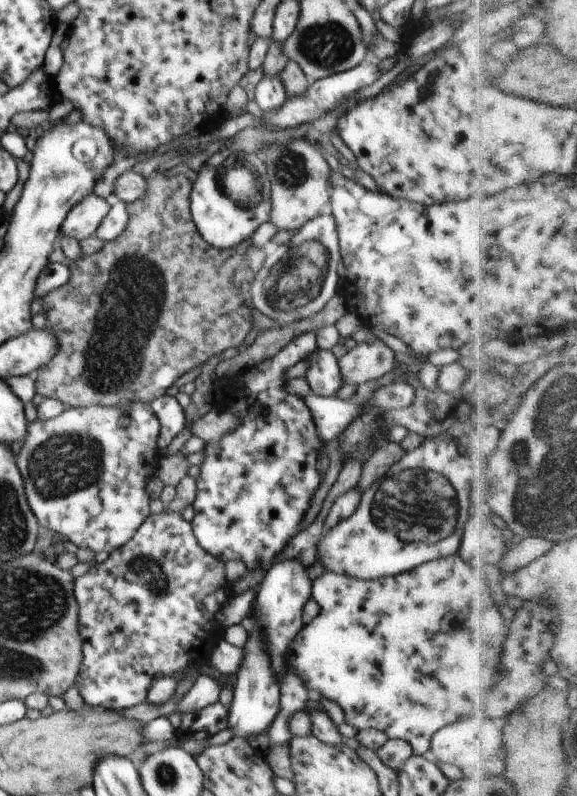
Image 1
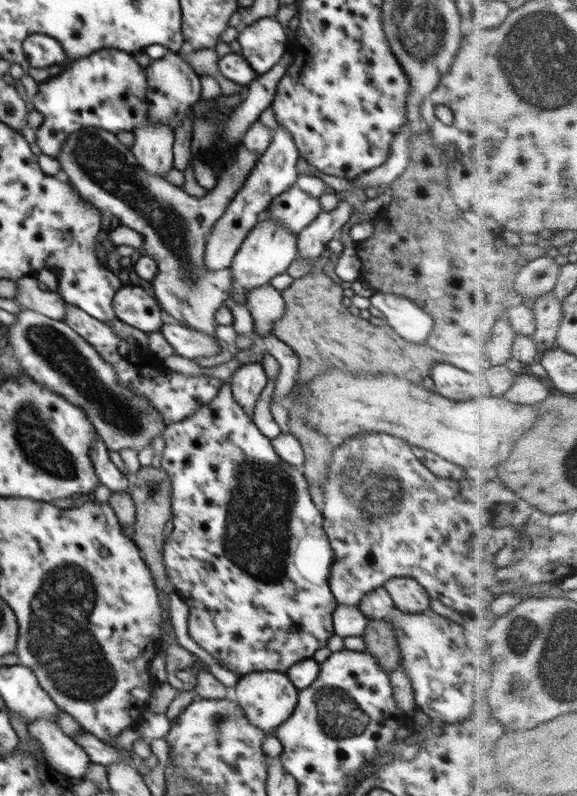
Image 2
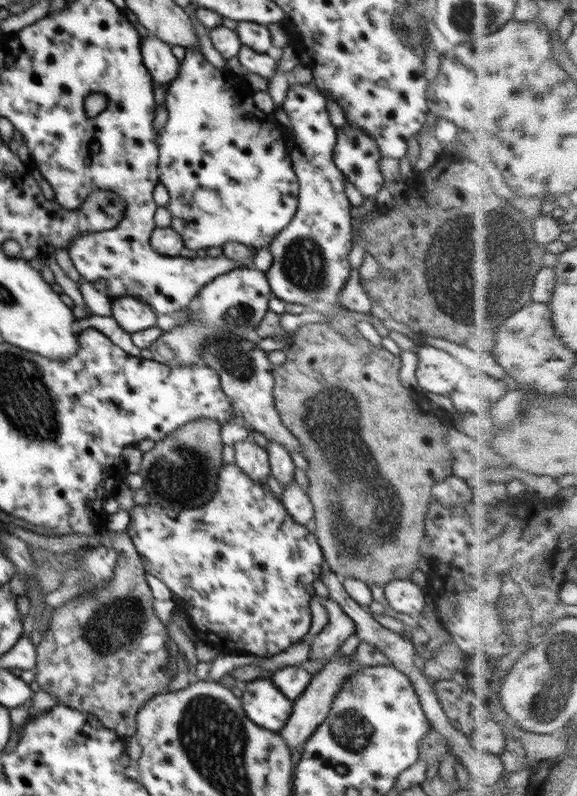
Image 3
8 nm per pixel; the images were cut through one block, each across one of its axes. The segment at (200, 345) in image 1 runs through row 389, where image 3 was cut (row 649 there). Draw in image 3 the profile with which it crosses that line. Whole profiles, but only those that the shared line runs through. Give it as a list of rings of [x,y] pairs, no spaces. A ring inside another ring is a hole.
[[[115,532],[111,536],[111,545],[118,554],[118,560],[114,567],[114,577],[106,581],[106,587],[100,587],[96,589],[96,593],[88,595],[88,597],[76,597],[73,600],[68,600],[60,608],[55,608],[52,617],[50,617],[50,623],[48,623],[48,631],[42,635],[42,641],[36,646],[36,681],[41,686],[41,690],[52,694],[58,698],[58,705],[68,706],[68,708],[74,708],[74,710],[80,710],[80,712],[88,712],[92,716],[96,716],[104,728],[110,728],[114,730],[118,736],[127,738],[135,734],[137,728],[137,714],[141,710],[144,703],[149,701],[155,695],[162,693],[168,693],[168,686],[170,686],[170,654],[168,648],[166,648],[166,640],[168,640],[168,630],[164,623],[158,619],[156,611],[154,611],[154,605],[152,600],[154,596],[150,587],[148,586],[145,578],[146,573],[143,567],[142,557],[136,553],[133,546],[132,539],[125,532]]]

